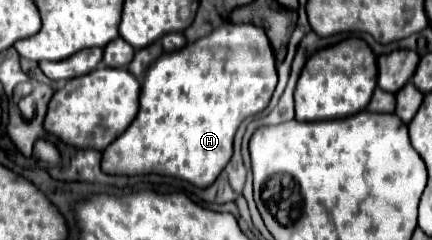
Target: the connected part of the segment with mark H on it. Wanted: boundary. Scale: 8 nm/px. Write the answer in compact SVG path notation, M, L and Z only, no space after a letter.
M223 24L209 36L187 44L183 50L163 54L147 72L141 96L139 112L131 126L103 150L101 168L111 176L139 176L161 174L181 178L199 188L207 188L221 174L233 154L233 136L239 124L263 112L275 92L277 70L275 54L267 34L253 24Z

